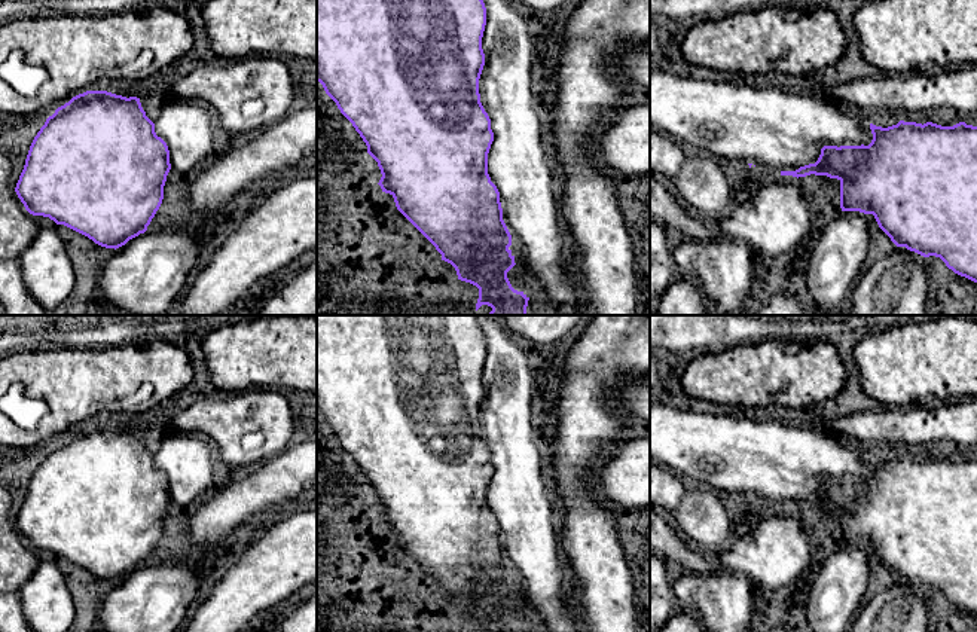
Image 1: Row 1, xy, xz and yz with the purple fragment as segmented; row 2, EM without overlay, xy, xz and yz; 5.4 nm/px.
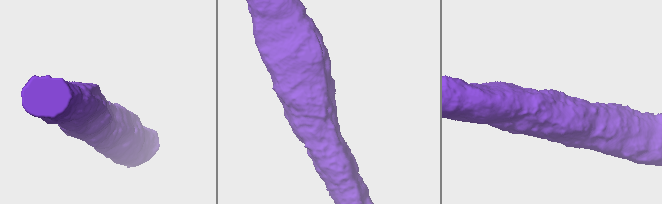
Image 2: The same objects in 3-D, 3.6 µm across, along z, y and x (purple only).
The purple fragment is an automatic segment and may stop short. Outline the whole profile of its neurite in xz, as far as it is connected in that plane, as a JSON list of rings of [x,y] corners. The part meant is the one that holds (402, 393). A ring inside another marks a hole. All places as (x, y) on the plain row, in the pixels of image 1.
[[[317,315],[317,415],[336,436],[367,479],[381,503],[379,519],[394,531],[397,543],[436,580],[442,593],[451,596],[458,613],[479,622],[479,632],[529,632],[512,620],[507,605],[516,598],[509,581],[512,568],[503,553],[500,525],[488,507],[488,486],[494,474],[491,452],[480,436],[479,412],[485,399],[482,370],[486,341],[477,315]]]

